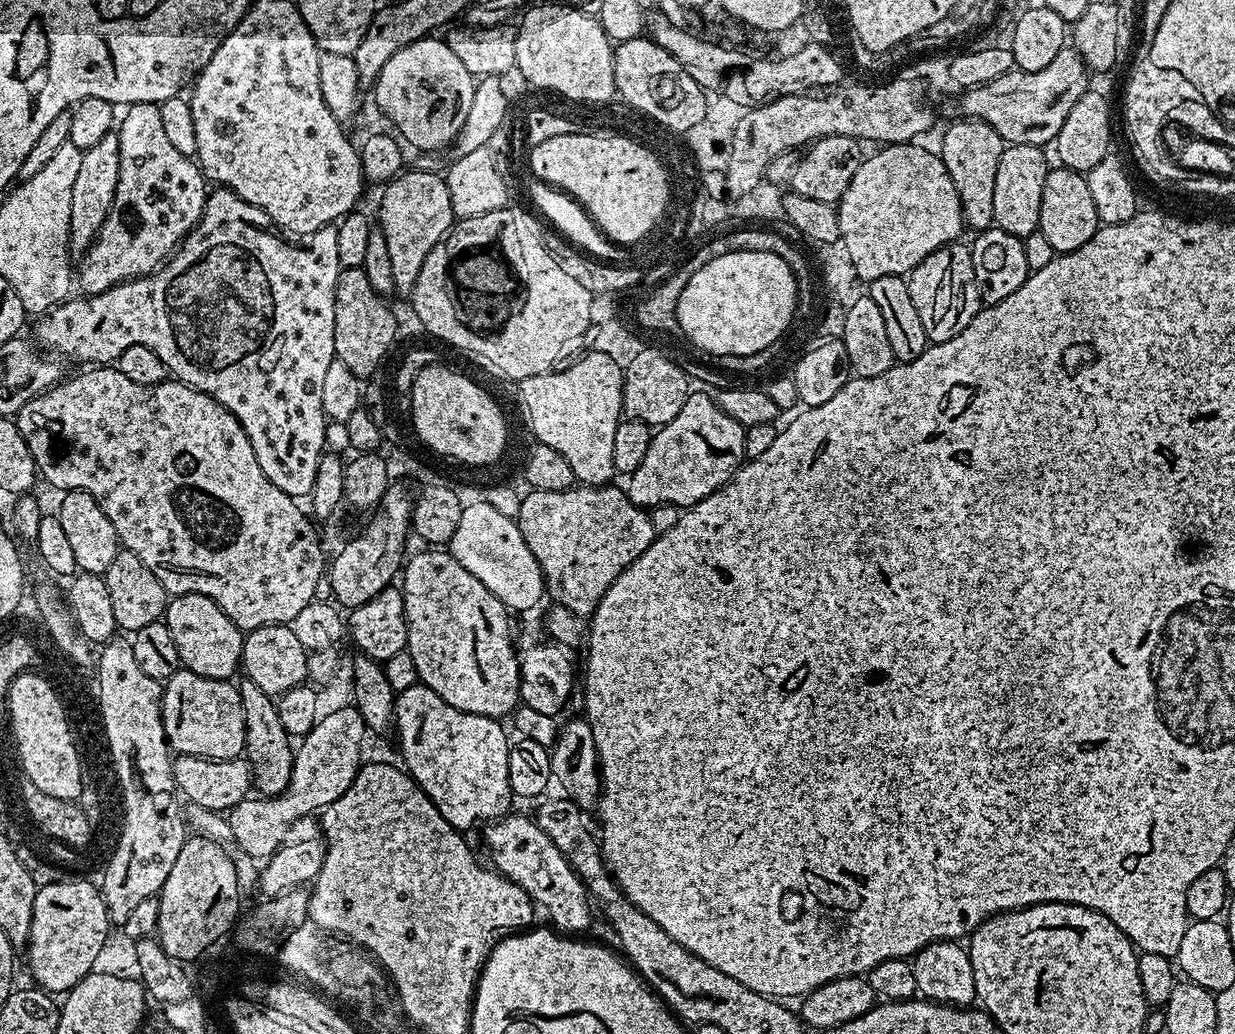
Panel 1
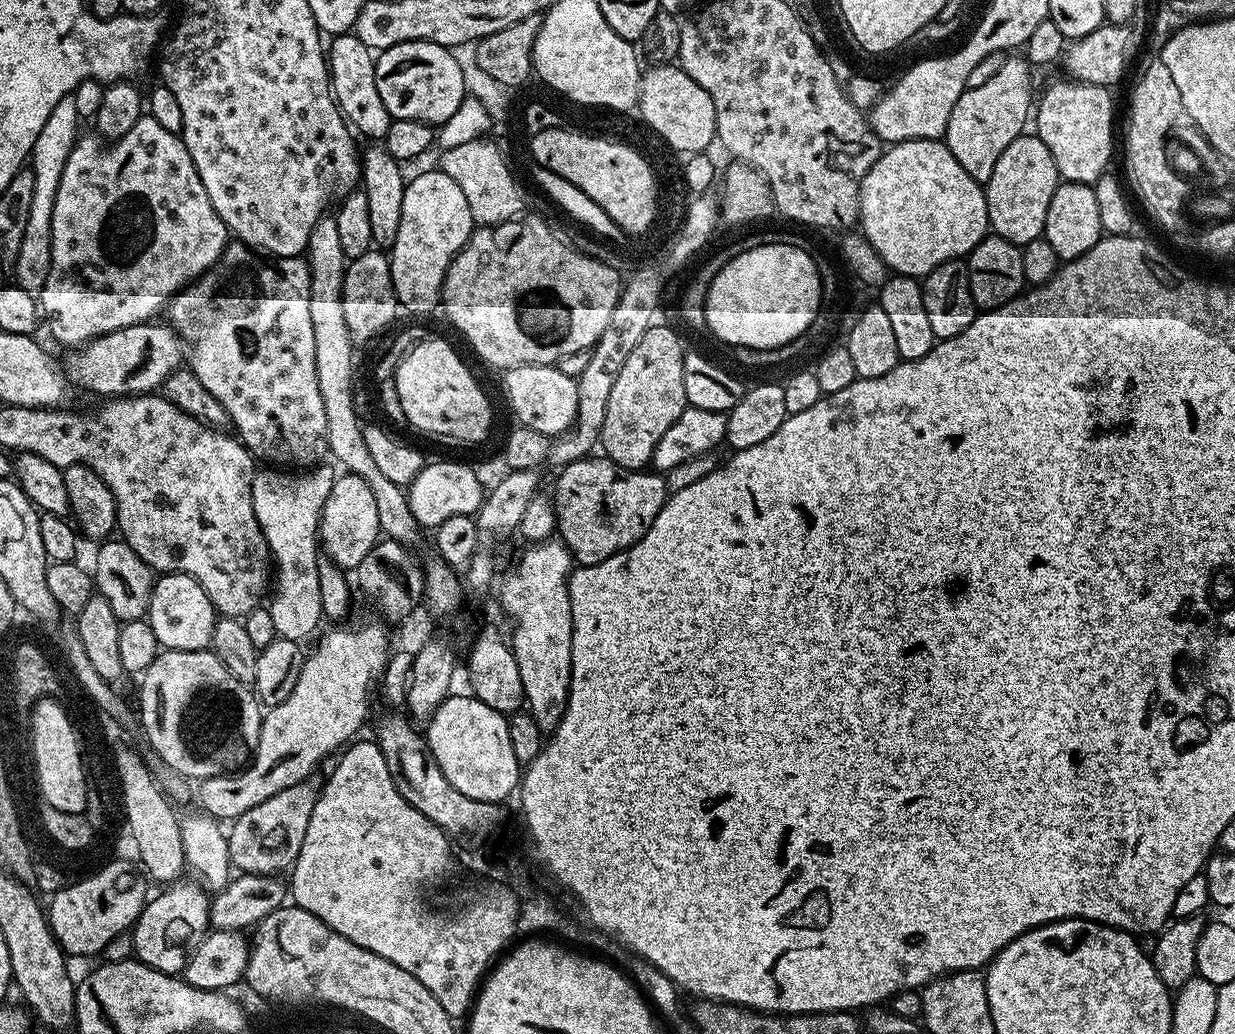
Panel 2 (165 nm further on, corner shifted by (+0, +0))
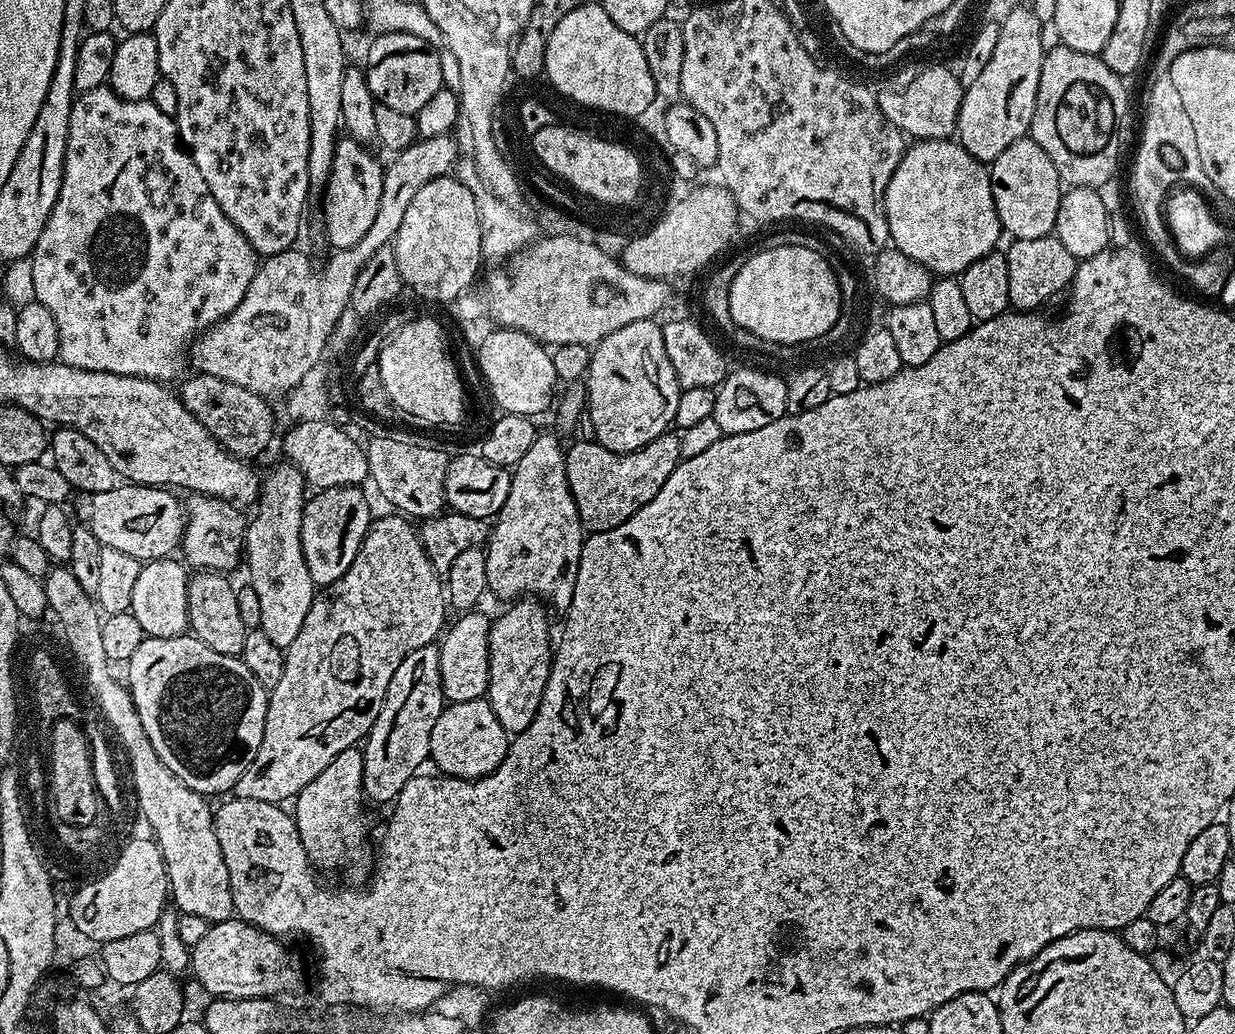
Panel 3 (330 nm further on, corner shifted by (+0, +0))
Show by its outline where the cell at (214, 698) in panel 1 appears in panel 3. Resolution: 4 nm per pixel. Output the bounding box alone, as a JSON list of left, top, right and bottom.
[126,634,269,798]

